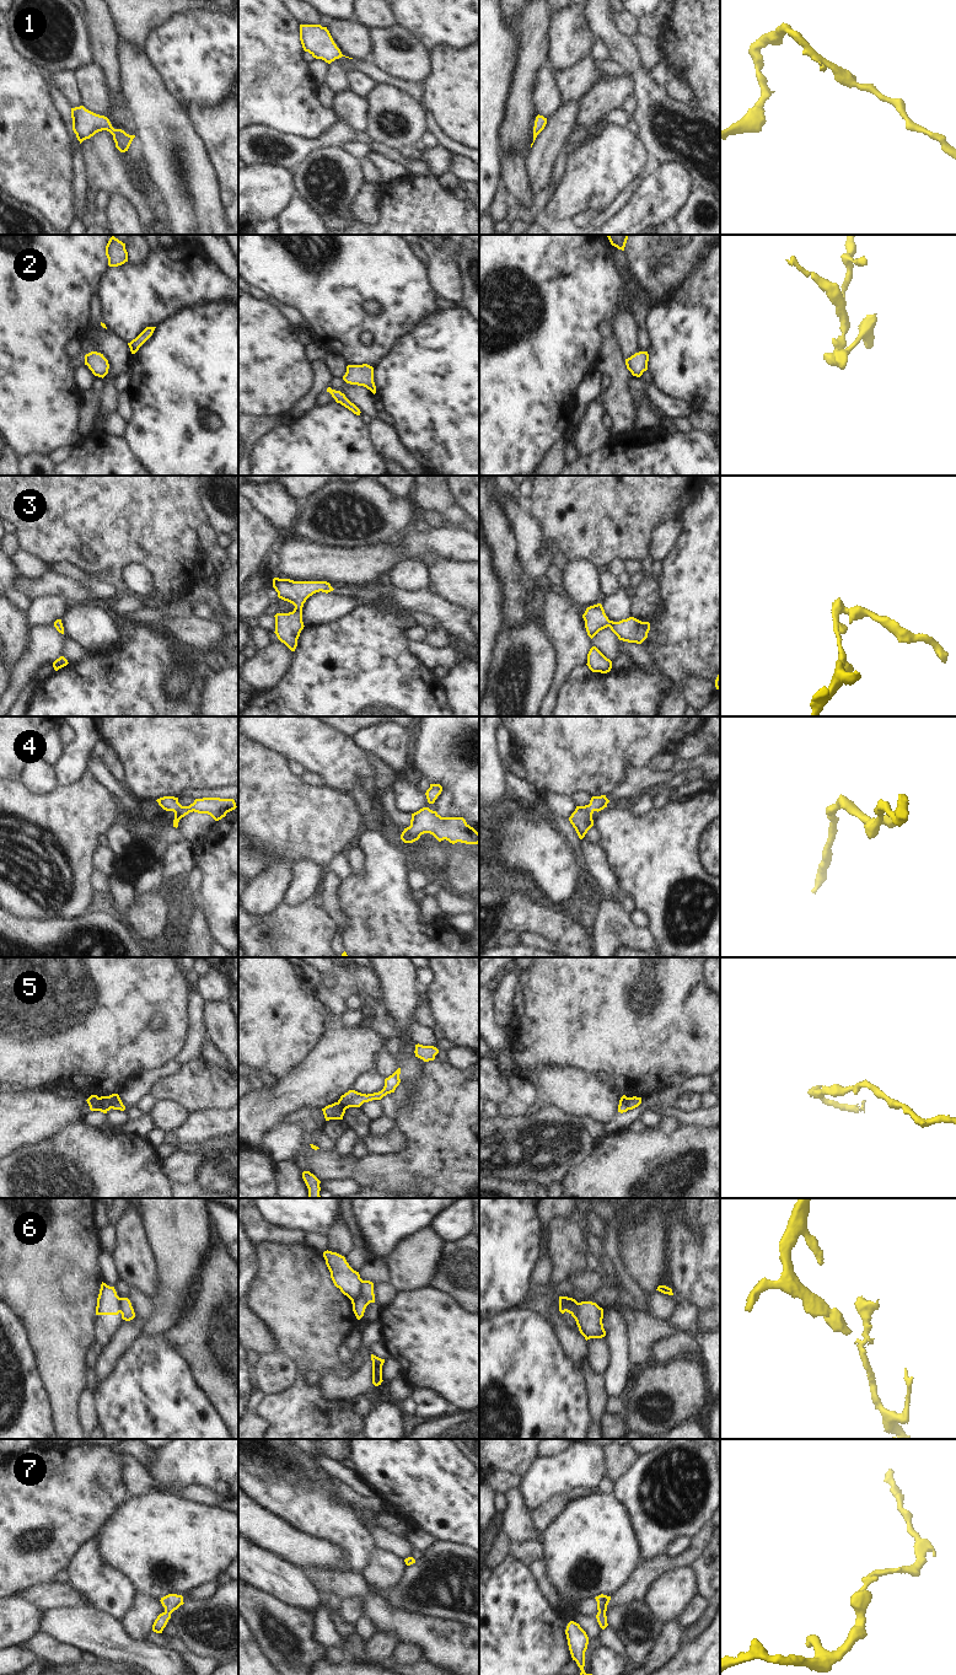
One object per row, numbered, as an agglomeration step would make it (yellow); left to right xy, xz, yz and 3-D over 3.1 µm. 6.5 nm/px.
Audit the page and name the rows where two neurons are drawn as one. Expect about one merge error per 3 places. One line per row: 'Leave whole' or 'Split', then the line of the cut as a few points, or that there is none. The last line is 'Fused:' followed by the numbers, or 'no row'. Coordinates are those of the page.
1: Leave whole. No split
2: Leave whole. No split
3: Leave whole. No split
4: Leave whole. No split
5: Split. Split along xy (98, 1098), (98, 1102), (90, 1107)
6: Split. Split along xz (363, 1281), (359, 1293), (352, 1300)
7: Leave whole. No split
Fused: 5, 6.

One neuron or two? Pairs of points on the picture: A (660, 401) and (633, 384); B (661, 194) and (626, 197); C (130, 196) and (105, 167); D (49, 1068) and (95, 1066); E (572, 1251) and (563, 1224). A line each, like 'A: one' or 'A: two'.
A: one
B: two
C: one
D: one
E: one

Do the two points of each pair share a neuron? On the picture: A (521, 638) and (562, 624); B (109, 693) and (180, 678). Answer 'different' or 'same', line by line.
A: different
B: different

